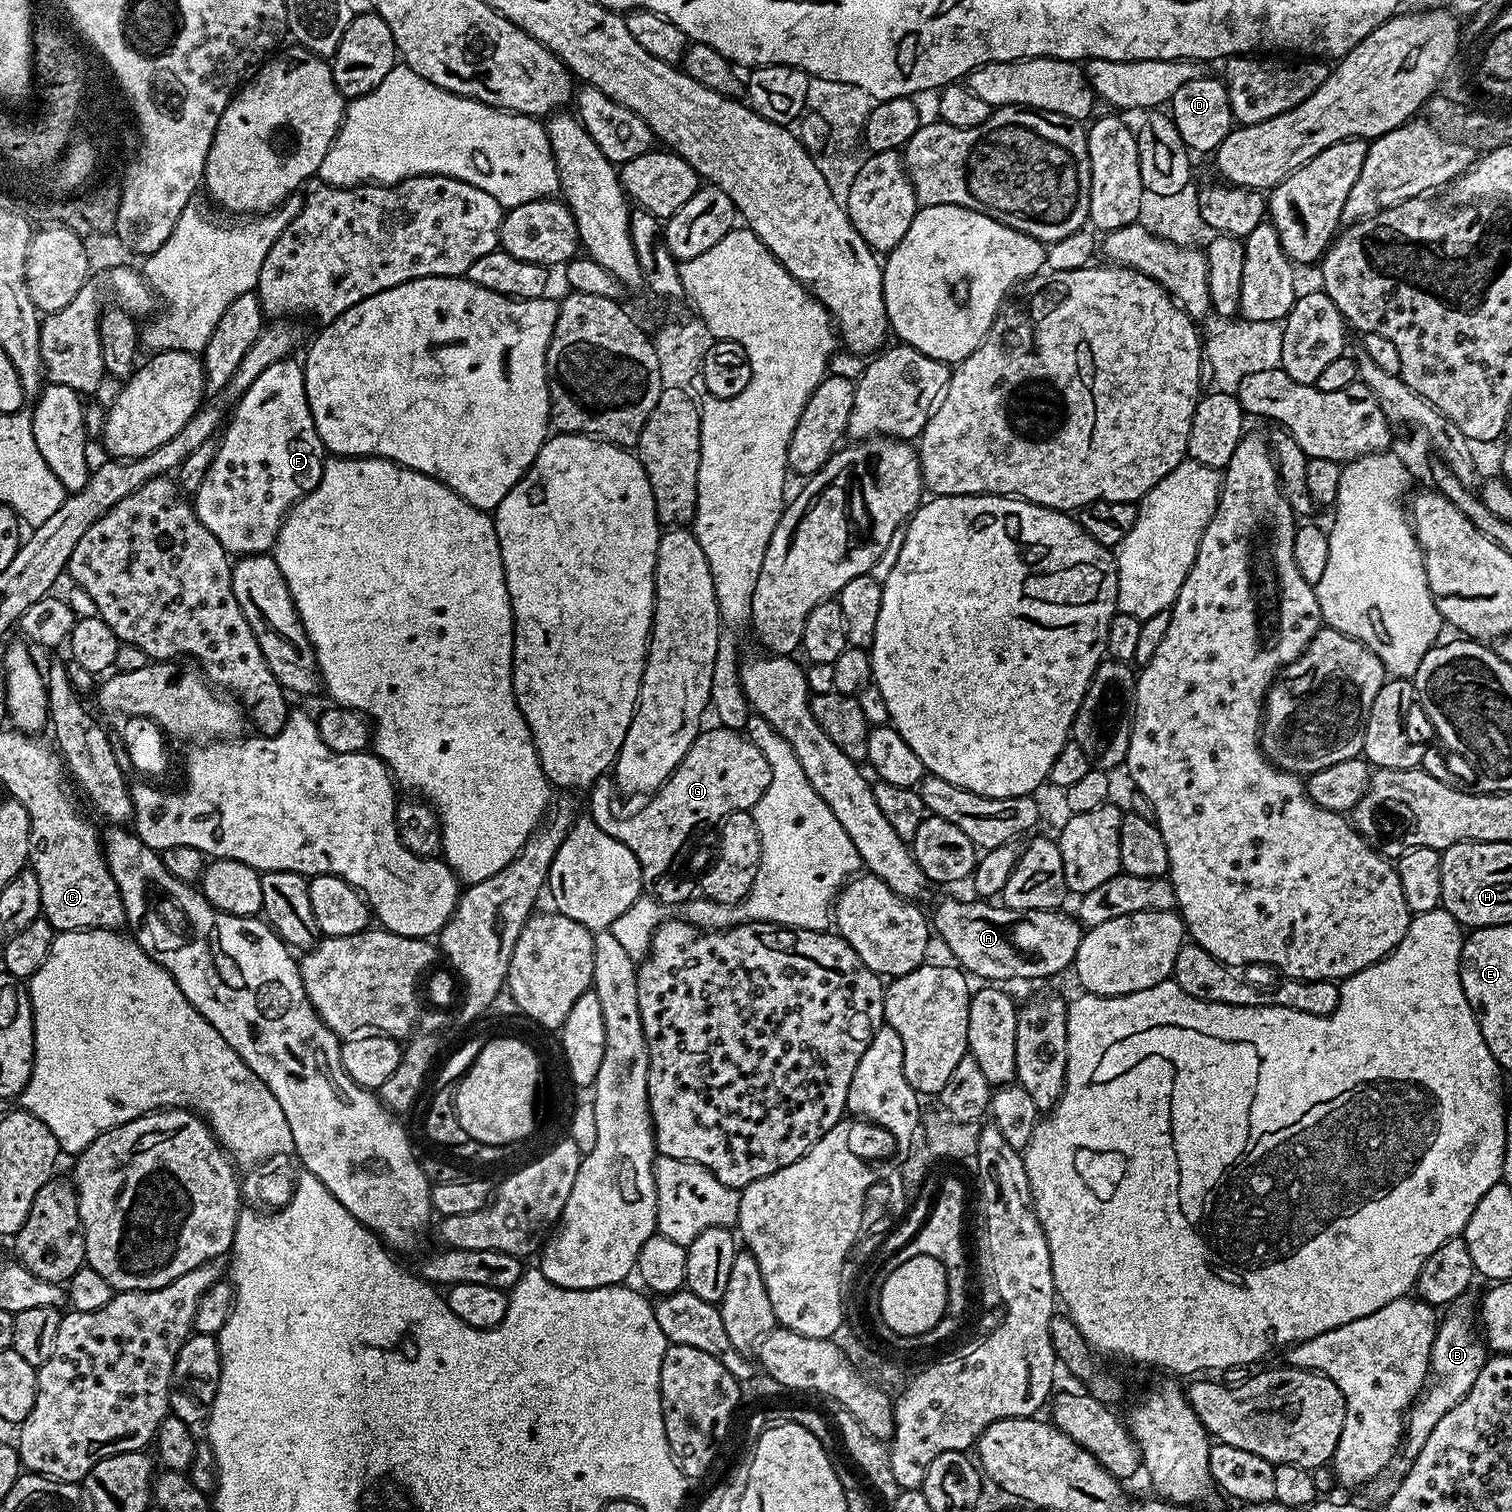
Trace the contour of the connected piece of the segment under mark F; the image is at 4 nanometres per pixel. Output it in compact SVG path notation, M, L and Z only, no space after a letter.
M289 358L266 366L236 401L223 432L219 437L218 454L214 454L214 462L210 470L206 470L206 478L202 478L202 486L194 493L196 513L202 526L206 526L233 557L271 553L288 511L318 486L326 459L326 449L314 426L306 398L303 363Z

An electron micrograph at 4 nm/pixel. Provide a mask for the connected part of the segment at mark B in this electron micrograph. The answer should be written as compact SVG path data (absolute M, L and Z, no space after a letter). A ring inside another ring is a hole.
M1472 1294L1459 1296L1453 1304L1447 1305L1445 1312L1448 1313L1439 1321L1436 1338L1432 1343L1430 1383L1406 1416L1406 1448L1408 1444L1409 1453L1415 1454L1422 1450L1426 1438L1430 1438L1430 1430L1438 1426L1438 1418L1454 1410L1454 1406L1466 1398L1470 1386L1474 1386L1478 1374L1482 1374L1482 1366L1488 1360L1489 1353L1478 1335L1477 1304L1477 1297L1472 1297Z

